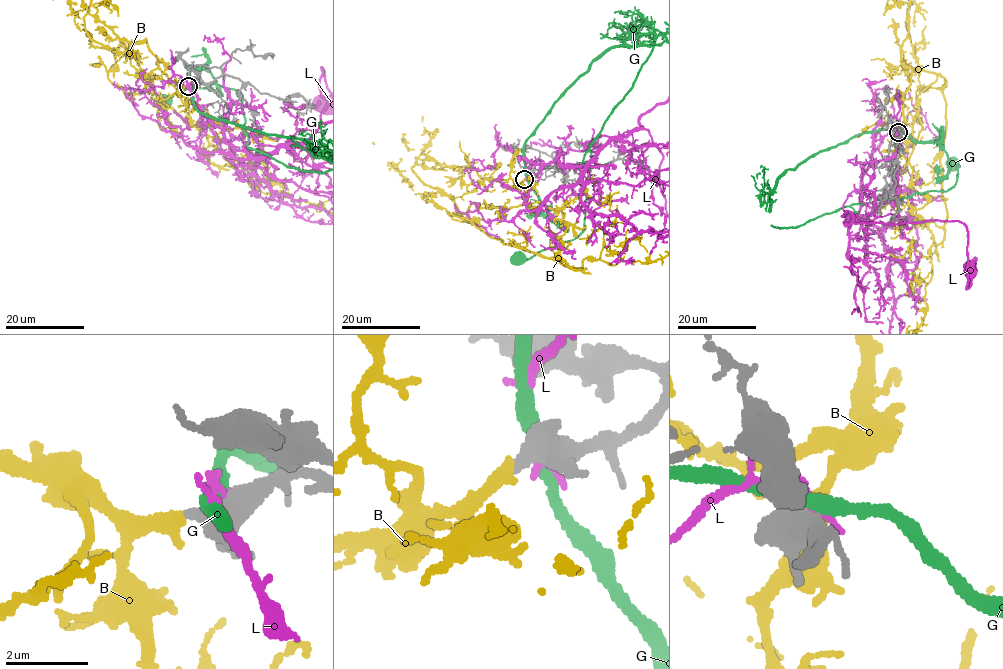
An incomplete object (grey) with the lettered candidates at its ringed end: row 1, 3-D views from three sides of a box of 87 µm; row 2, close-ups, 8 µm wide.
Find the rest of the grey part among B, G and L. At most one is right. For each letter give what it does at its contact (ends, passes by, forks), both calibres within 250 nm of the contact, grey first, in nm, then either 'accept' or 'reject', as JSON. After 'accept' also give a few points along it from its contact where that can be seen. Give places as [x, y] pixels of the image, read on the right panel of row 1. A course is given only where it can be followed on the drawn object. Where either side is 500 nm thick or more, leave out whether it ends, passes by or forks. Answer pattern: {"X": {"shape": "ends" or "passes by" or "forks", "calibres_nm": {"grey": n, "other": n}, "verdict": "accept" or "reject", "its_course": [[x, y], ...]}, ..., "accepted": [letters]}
{"B": {"shape": "ends", "calibres_nm": {"grey": 440, "other": 360}, "verdict": "accept"}, "G": {"shape": "passes by", "calibres_nm": {"grey": 440, "other": 360}, "verdict": "reject"}, "L": {"shape": "ends", "calibres_nm": {"grey": 440, "other": 200}, "verdict": "reject"}, "accepted": ["B"]}

